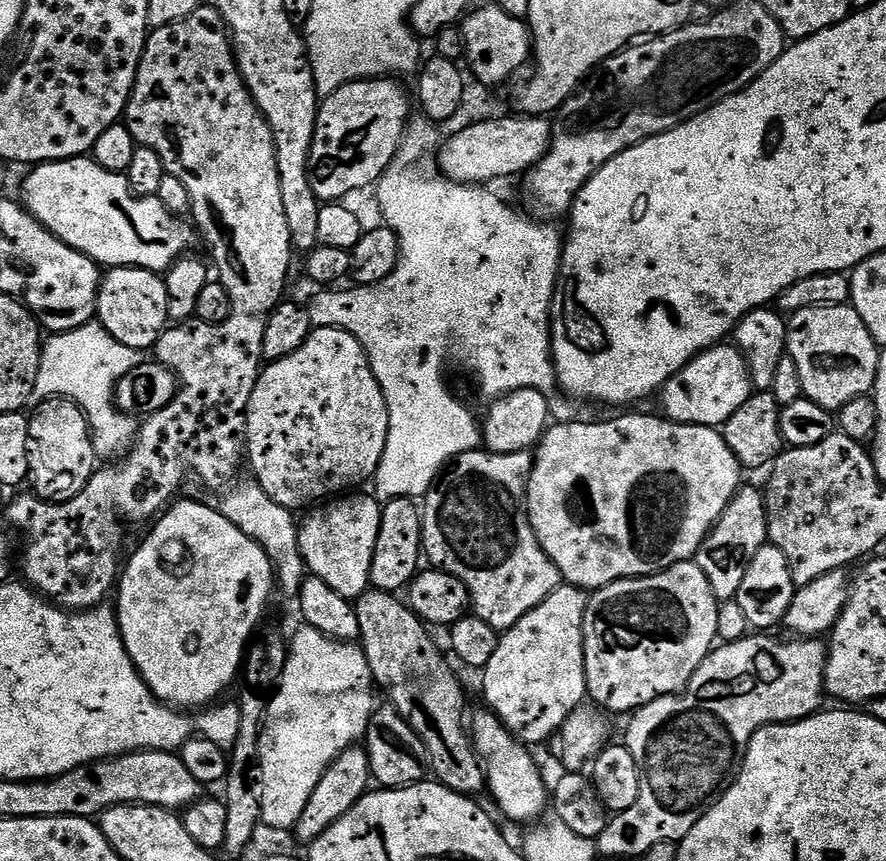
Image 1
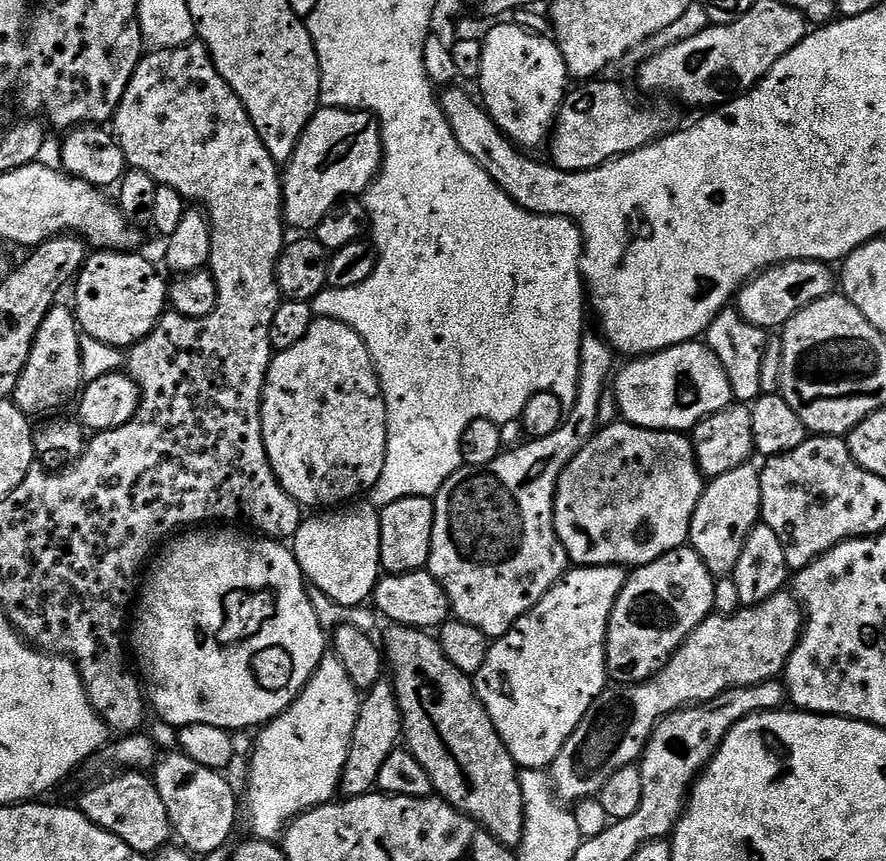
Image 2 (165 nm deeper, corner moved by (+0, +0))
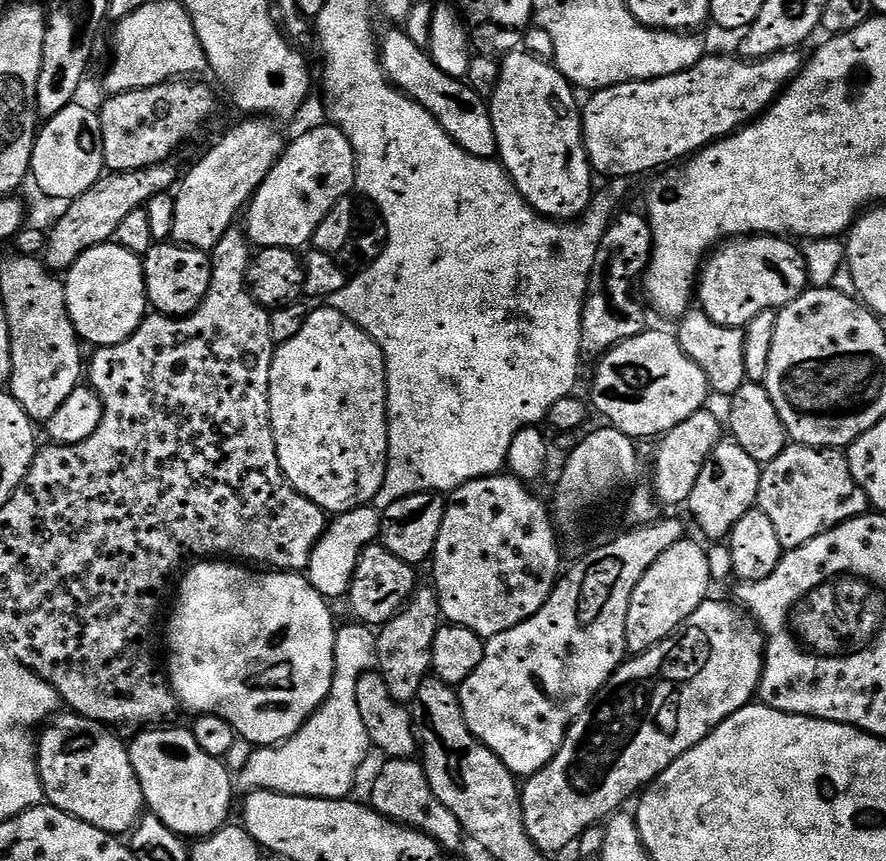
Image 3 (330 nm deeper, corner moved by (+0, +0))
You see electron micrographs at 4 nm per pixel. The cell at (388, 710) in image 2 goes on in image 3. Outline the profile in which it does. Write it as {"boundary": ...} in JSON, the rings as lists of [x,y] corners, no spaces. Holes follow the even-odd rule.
{"boundary":[[[417,587],[407,604],[387,624],[379,629],[376,637],[376,662],[380,677],[386,682],[392,697],[401,702],[415,701],[420,684],[429,679],[432,672],[432,643],[434,642],[434,634],[440,629],[442,617],[435,587],[427,587]]]}

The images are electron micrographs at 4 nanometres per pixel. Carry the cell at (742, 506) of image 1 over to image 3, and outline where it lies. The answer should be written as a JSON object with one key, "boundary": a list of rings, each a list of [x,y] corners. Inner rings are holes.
{"boundary":[[[721,439],[720,445],[712,451],[706,466],[702,466],[702,474],[698,474],[698,482],[694,482],[694,490],[686,505],[687,511],[692,511],[697,526],[709,536],[709,541],[720,542],[731,536],[738,518],[742,518],[742,514],[746,514],[751,508],[757,507],[761,471],[762,465],[754,462],[754,458],[750,458],[750,454],[746,454],[746,450],[742,450],[742,446],[738,446],[734,439]]]}

